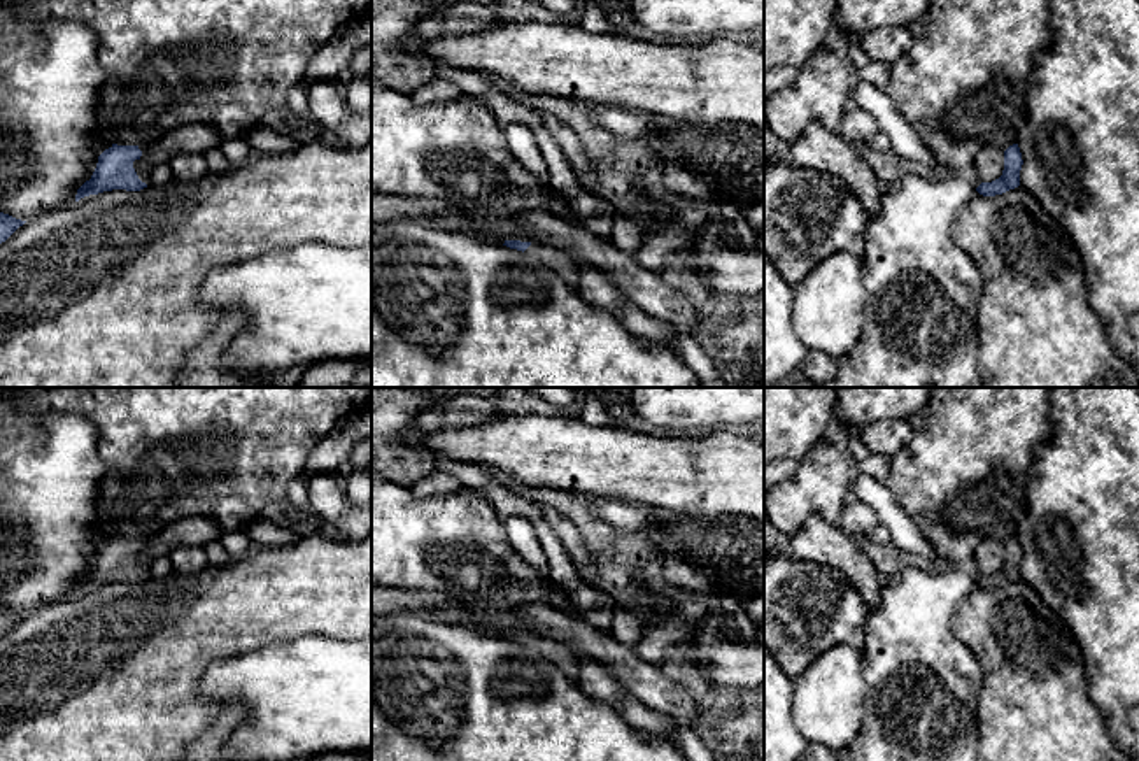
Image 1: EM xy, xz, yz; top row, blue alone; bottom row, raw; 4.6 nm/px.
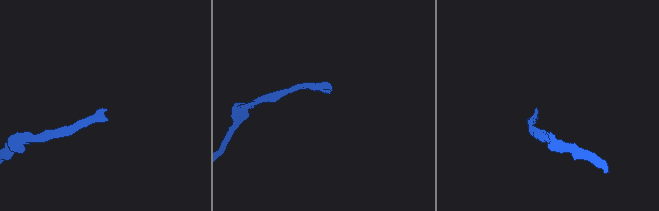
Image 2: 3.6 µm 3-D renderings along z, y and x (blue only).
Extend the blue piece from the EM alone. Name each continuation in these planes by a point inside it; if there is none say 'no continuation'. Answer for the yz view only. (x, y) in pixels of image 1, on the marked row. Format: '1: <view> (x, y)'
no continuation

